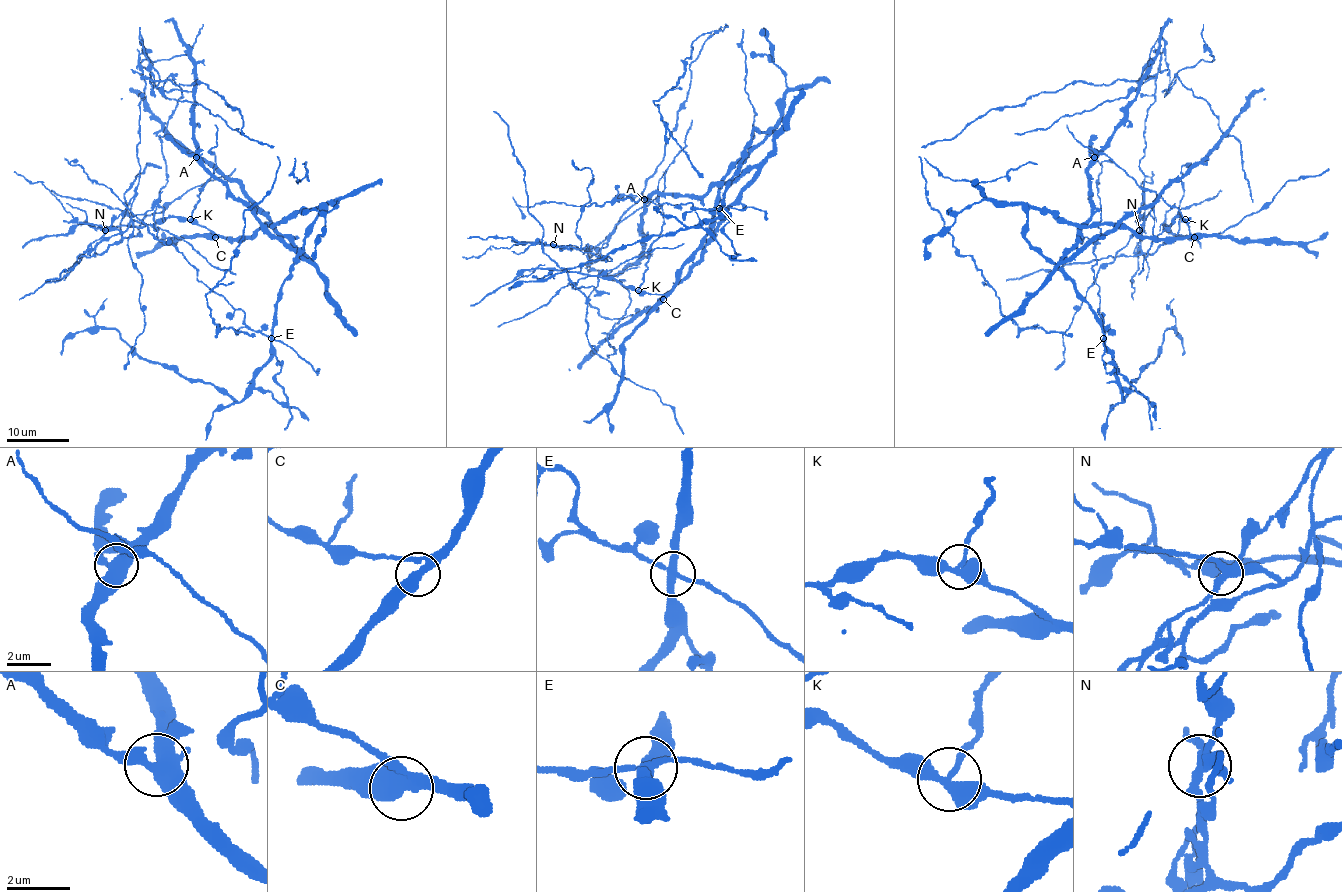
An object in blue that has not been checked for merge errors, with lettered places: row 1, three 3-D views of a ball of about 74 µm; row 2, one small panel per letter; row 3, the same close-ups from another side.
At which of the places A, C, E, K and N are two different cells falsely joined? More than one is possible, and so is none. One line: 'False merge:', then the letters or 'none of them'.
False merge: E, K

